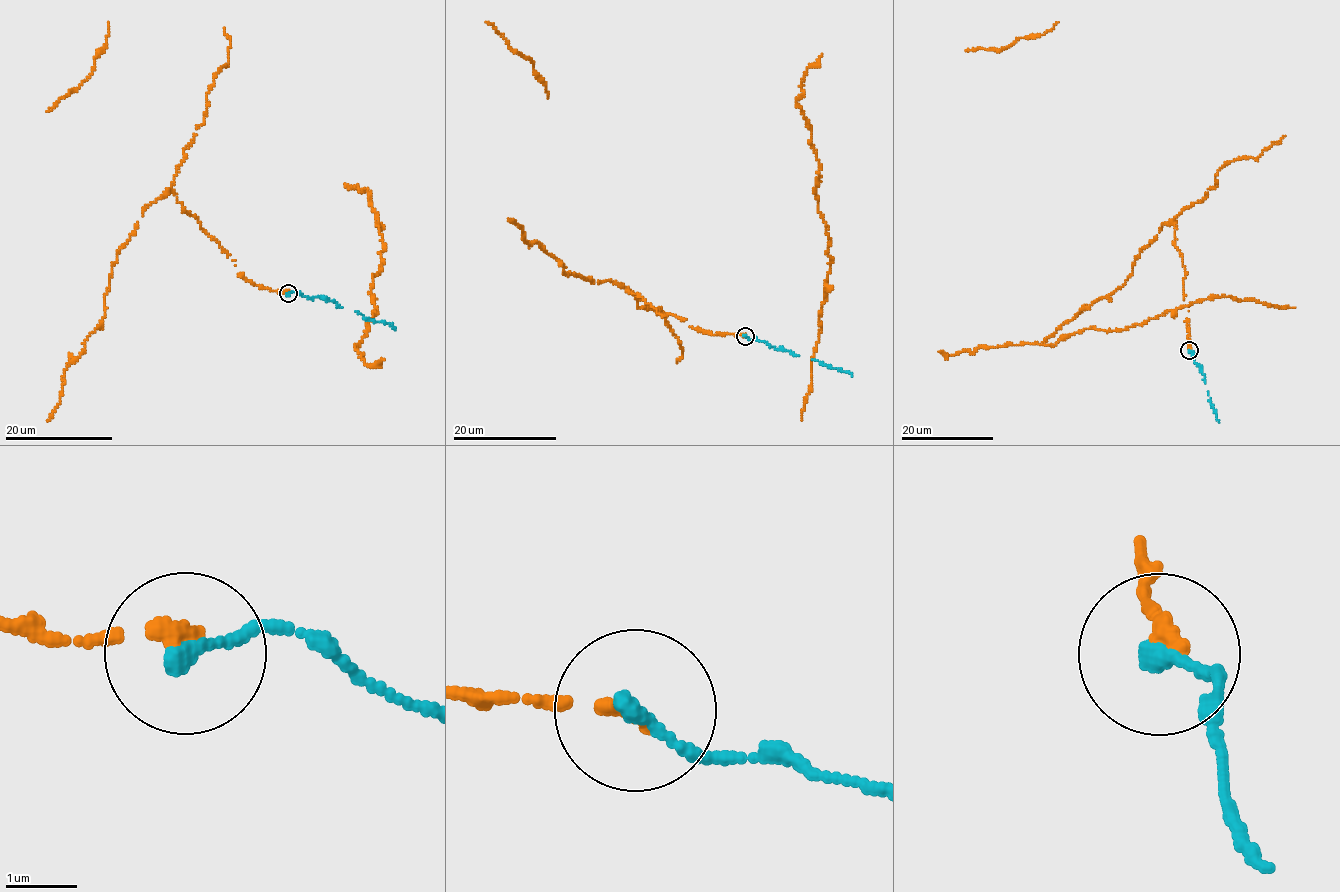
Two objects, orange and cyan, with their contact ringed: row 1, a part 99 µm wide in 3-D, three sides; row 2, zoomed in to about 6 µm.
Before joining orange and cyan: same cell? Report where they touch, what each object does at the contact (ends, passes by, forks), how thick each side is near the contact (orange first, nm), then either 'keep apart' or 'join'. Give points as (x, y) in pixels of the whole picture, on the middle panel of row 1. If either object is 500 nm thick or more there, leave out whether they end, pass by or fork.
at (745, 336); orange ends there; cyan ends there; 220 nm thick on the orange side, 240 nm on the other; join

